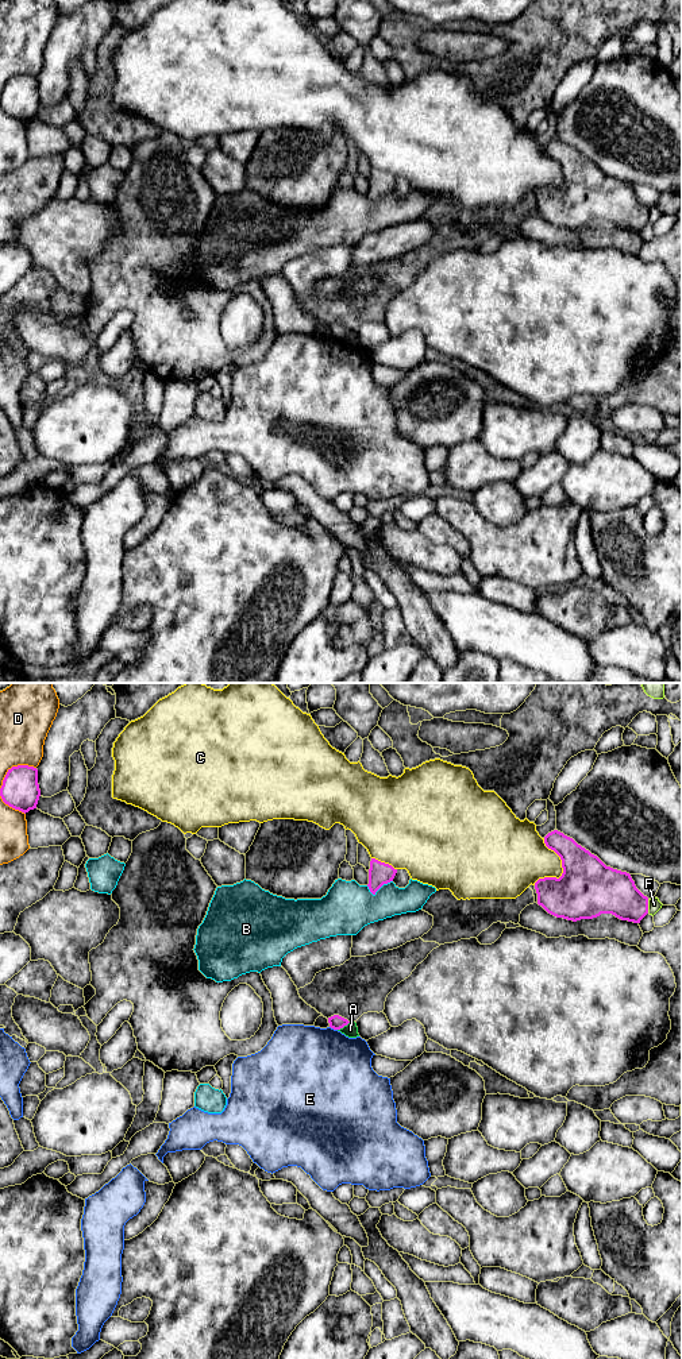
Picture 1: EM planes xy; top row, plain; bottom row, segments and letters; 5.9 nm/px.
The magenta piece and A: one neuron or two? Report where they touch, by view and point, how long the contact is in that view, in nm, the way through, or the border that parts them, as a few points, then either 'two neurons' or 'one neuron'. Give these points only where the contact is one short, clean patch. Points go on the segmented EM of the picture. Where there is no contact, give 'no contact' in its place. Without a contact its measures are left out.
contact xy (343, 1026); length 90 nm; border xy (350, 1022), (338, 1030); two neurons

